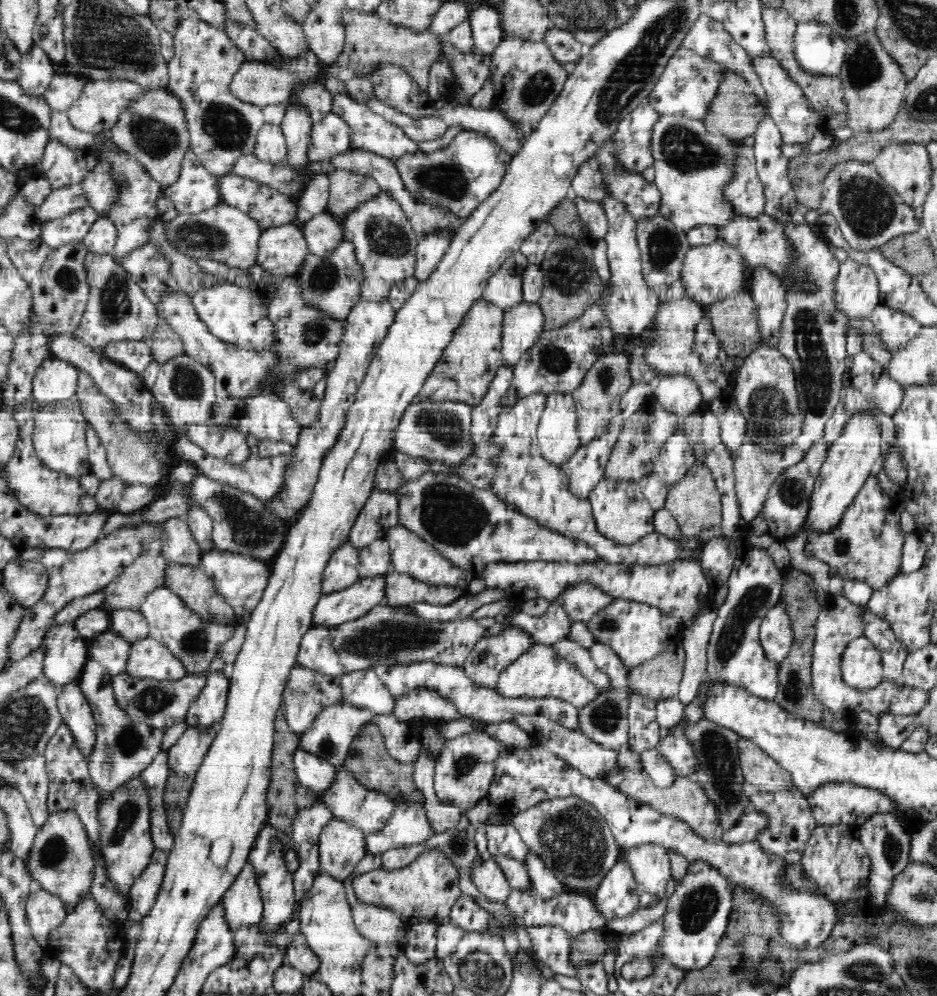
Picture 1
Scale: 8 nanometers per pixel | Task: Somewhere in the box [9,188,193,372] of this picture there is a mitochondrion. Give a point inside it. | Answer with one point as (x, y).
(116, 300)

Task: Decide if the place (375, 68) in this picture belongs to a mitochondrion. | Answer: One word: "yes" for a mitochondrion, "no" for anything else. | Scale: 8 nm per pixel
no

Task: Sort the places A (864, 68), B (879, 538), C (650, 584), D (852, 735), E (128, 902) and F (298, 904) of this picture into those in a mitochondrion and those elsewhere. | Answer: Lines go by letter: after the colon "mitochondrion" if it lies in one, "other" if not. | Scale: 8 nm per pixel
A: mitochondrion
B: mitochondrion
C: other
D: other
E: other
F: other

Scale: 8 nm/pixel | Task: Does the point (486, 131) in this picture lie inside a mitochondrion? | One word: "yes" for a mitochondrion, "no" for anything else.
no

